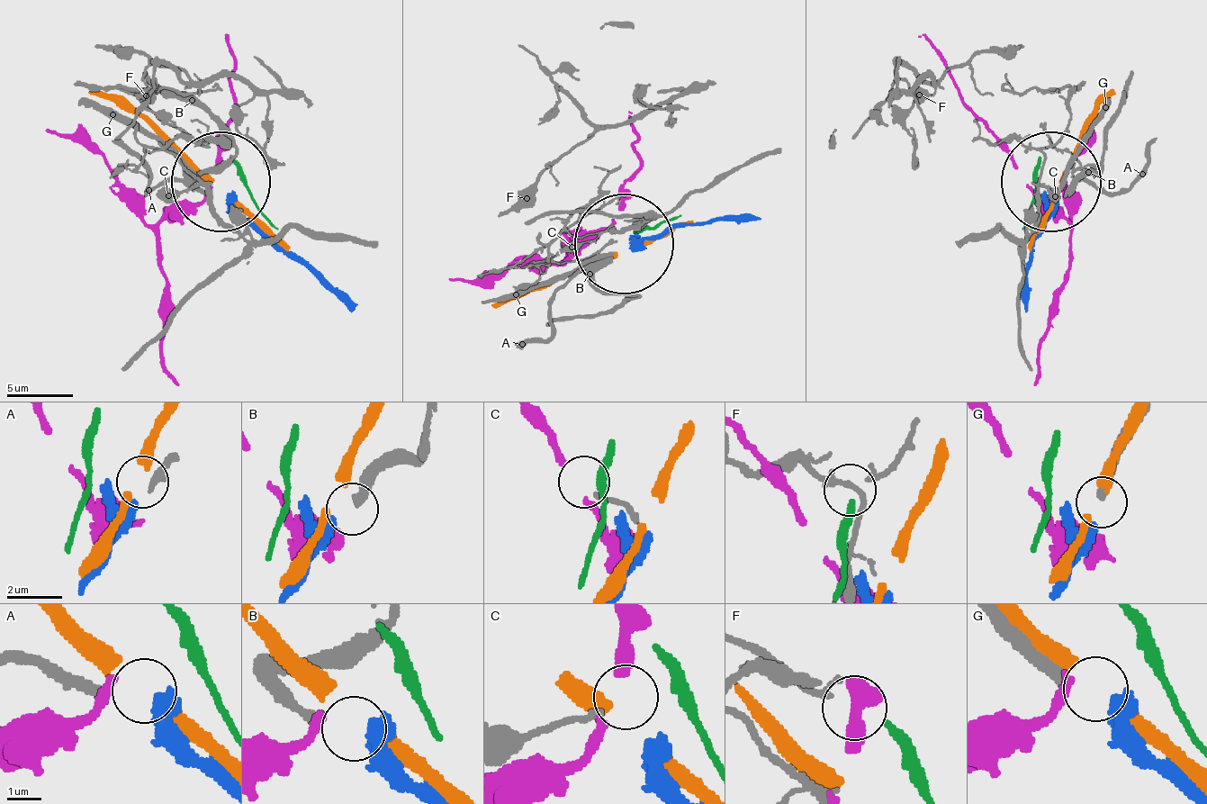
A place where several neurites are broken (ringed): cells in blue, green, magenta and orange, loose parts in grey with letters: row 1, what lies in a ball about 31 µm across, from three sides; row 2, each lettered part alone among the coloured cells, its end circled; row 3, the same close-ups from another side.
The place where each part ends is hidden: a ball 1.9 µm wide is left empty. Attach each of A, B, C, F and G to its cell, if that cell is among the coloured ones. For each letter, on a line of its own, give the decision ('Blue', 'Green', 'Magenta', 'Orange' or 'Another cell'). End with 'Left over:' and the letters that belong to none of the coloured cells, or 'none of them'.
A: Another cell
B: Another cell
C: Another cell
F: Green
G: Blue
Left over: A, B, C

